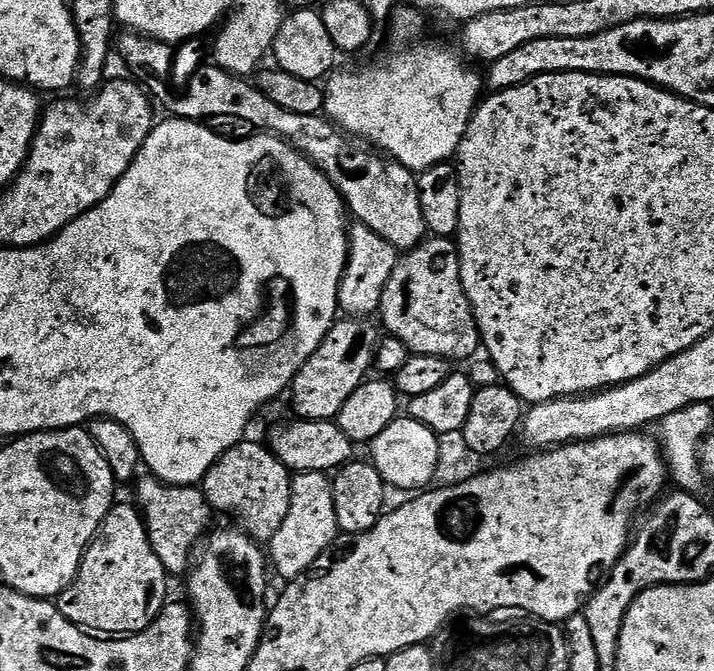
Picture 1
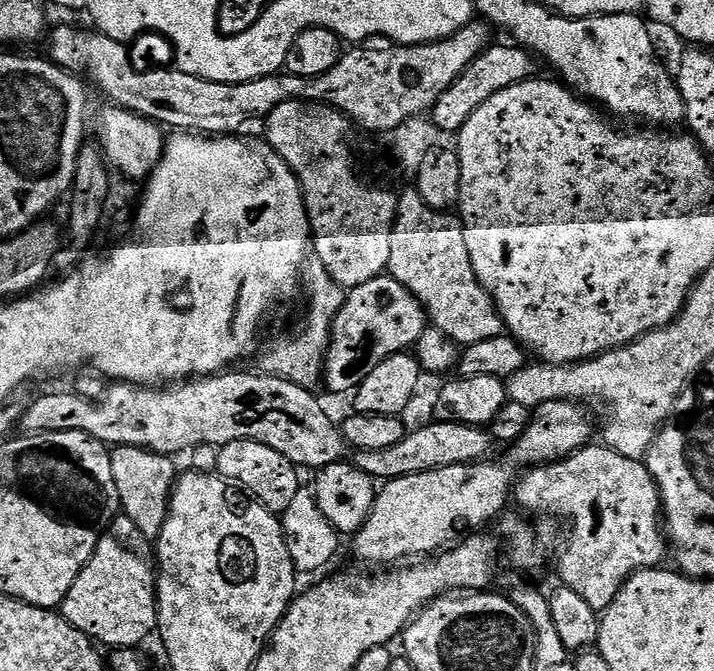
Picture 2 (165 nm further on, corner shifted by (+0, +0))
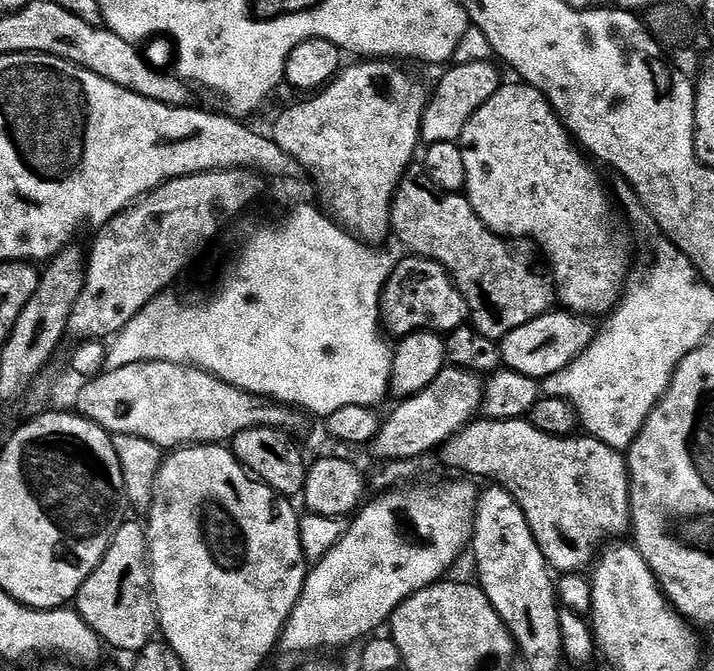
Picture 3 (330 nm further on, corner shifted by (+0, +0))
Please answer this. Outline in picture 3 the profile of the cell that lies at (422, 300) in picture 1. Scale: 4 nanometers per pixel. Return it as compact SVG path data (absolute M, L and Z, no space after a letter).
M408 170L401 175L395 195L392 197L391 231L408 247L407 251L414 256L425 256L428 260L438 262L452 277L456 289L468 304L471 323L476 331L486 334L486 338L497 342L504 339L510 330L518 330L518 326L526 326L534 318L544 316L553 311L554 288L549 277L535 272L524 261L524 256L516 248L511 248L505 237L492 232L478 218L474 206L470 206L467 195L460 192L443 192L423 170Z

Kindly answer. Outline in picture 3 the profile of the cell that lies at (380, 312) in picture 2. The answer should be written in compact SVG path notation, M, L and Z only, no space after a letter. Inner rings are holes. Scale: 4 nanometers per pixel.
M405 255L405 260L395 265L384 292L380 295L380 318L383 327L403 338L412 332L427 330L447 334L469 323L468 304L462 298L447 270L438 262L425 256ZM389 328L389 329L388 329Z

